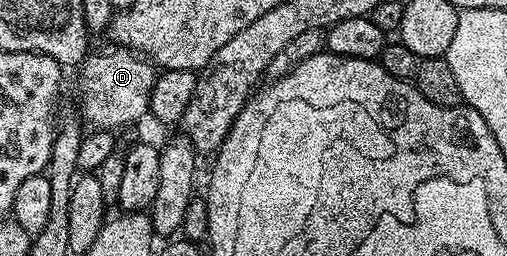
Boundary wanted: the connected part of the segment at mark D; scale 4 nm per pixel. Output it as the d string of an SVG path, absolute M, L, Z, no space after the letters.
M111 48L105 53L93 52L85 56L79 66L81 113L79 116L92 129L120 131L123 125L132 125L135 121L149 116L150 91L154 91L158 69L151 61L131 49Z

